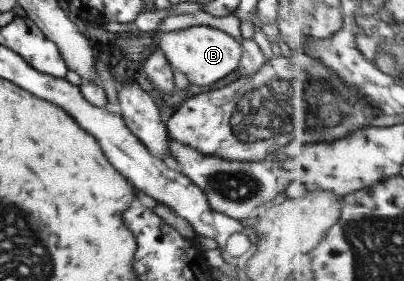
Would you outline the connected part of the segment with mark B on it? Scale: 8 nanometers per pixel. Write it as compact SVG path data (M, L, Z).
M195 25L184 29L163 32L159 36L158 48L163 52L169 66L186 77L190 86L208 86L224 78L237 68L242 54L240 41L216 28Z

